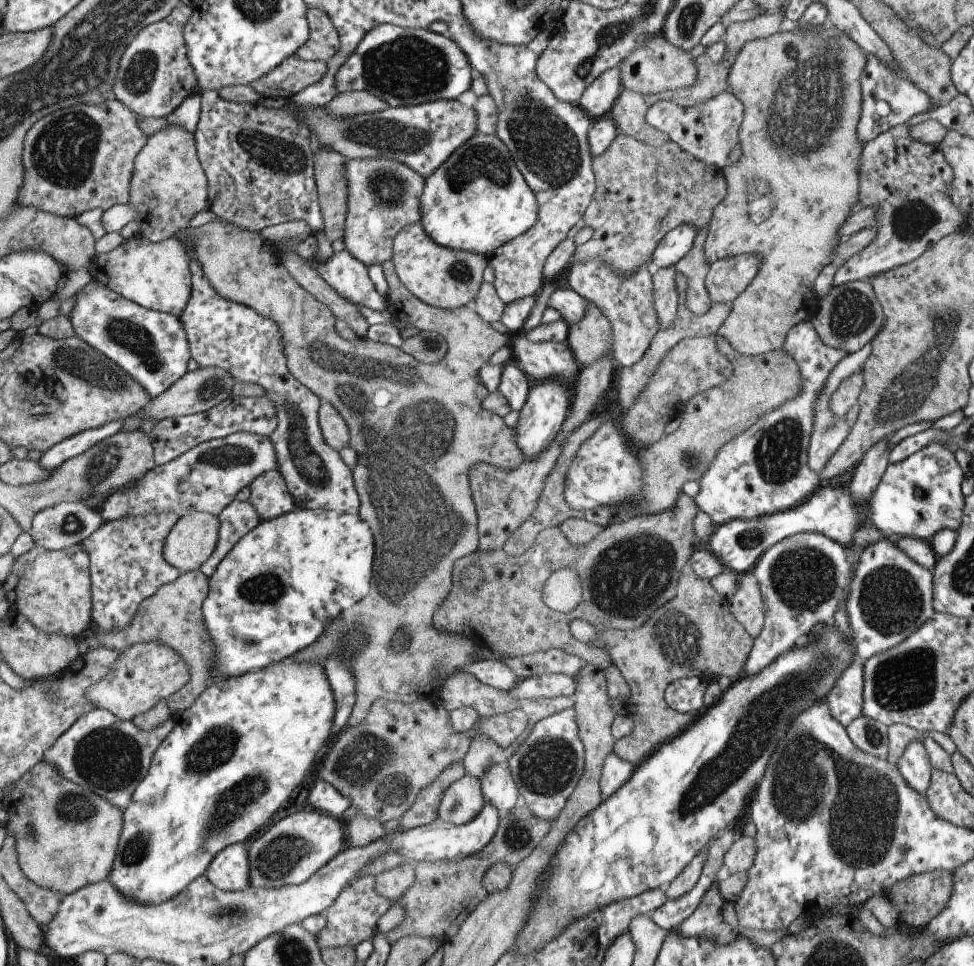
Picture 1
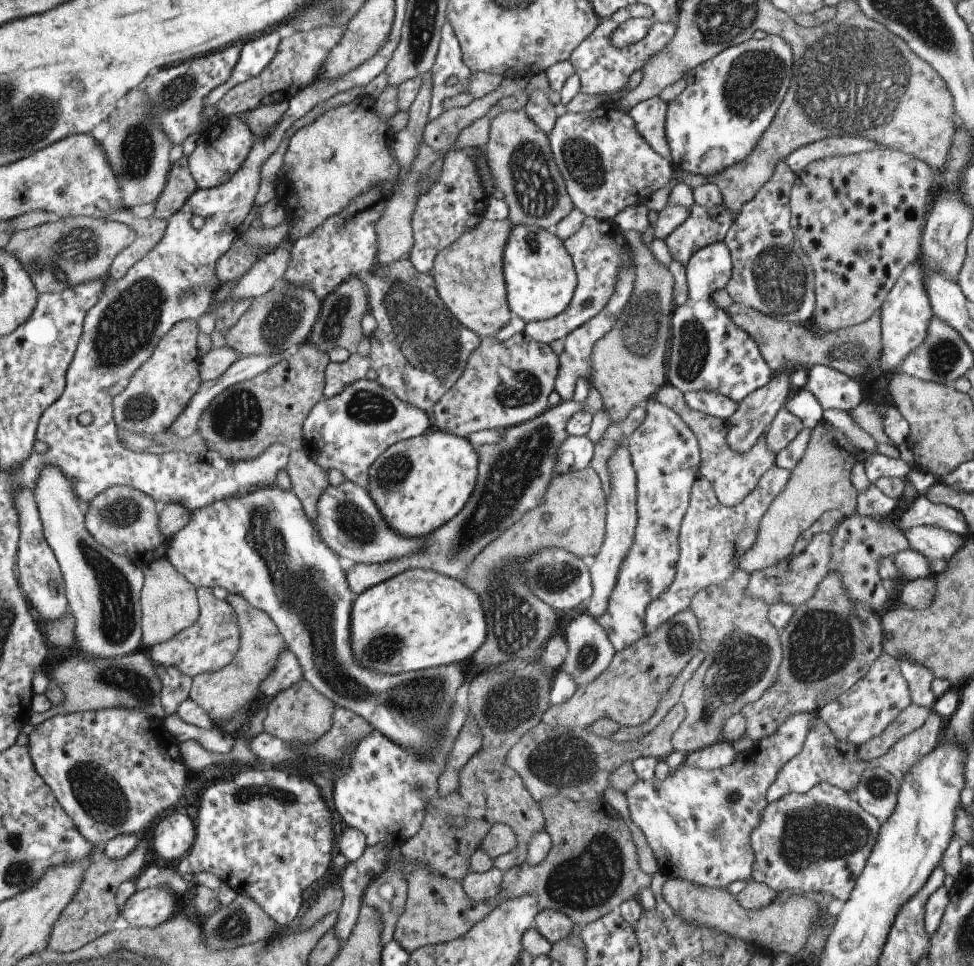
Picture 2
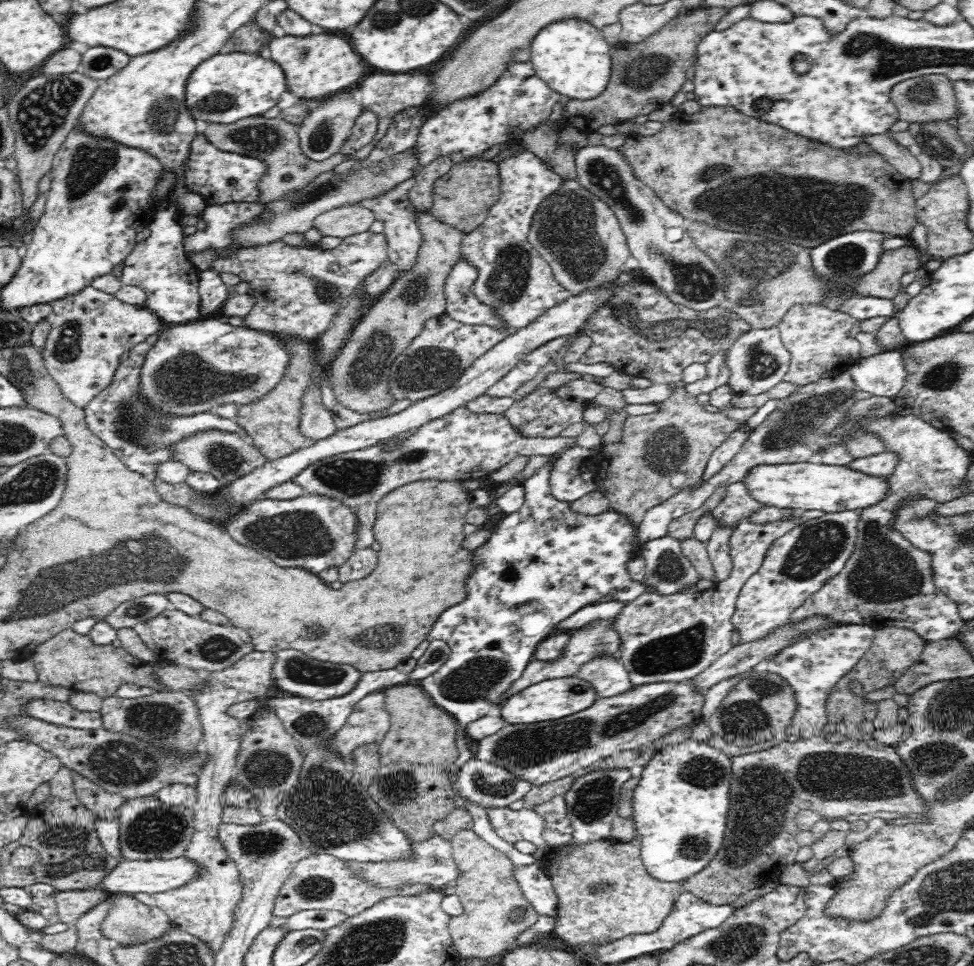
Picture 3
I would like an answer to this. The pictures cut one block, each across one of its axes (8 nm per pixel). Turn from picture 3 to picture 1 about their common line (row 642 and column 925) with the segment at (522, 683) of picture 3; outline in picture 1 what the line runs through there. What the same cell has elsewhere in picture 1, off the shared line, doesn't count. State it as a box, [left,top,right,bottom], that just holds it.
[845,538,934,660]

